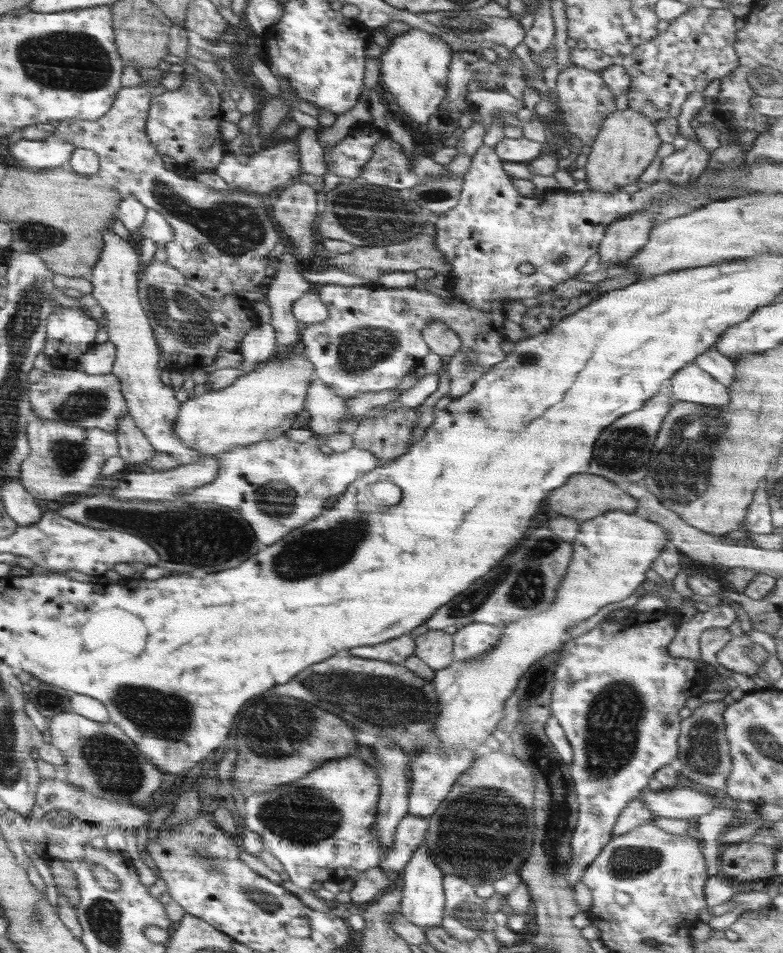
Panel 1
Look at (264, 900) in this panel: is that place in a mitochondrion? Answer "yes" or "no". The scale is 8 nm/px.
yes

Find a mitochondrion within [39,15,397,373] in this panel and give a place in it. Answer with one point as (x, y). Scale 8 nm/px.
(233, 228)

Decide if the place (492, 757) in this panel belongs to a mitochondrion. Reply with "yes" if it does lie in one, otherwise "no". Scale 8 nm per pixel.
no

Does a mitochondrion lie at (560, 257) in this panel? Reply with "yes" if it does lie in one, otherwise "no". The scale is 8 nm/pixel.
yes

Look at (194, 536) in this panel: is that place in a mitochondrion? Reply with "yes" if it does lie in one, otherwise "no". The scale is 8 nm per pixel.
yes

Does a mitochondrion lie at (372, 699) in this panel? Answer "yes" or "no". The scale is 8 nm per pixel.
yes

